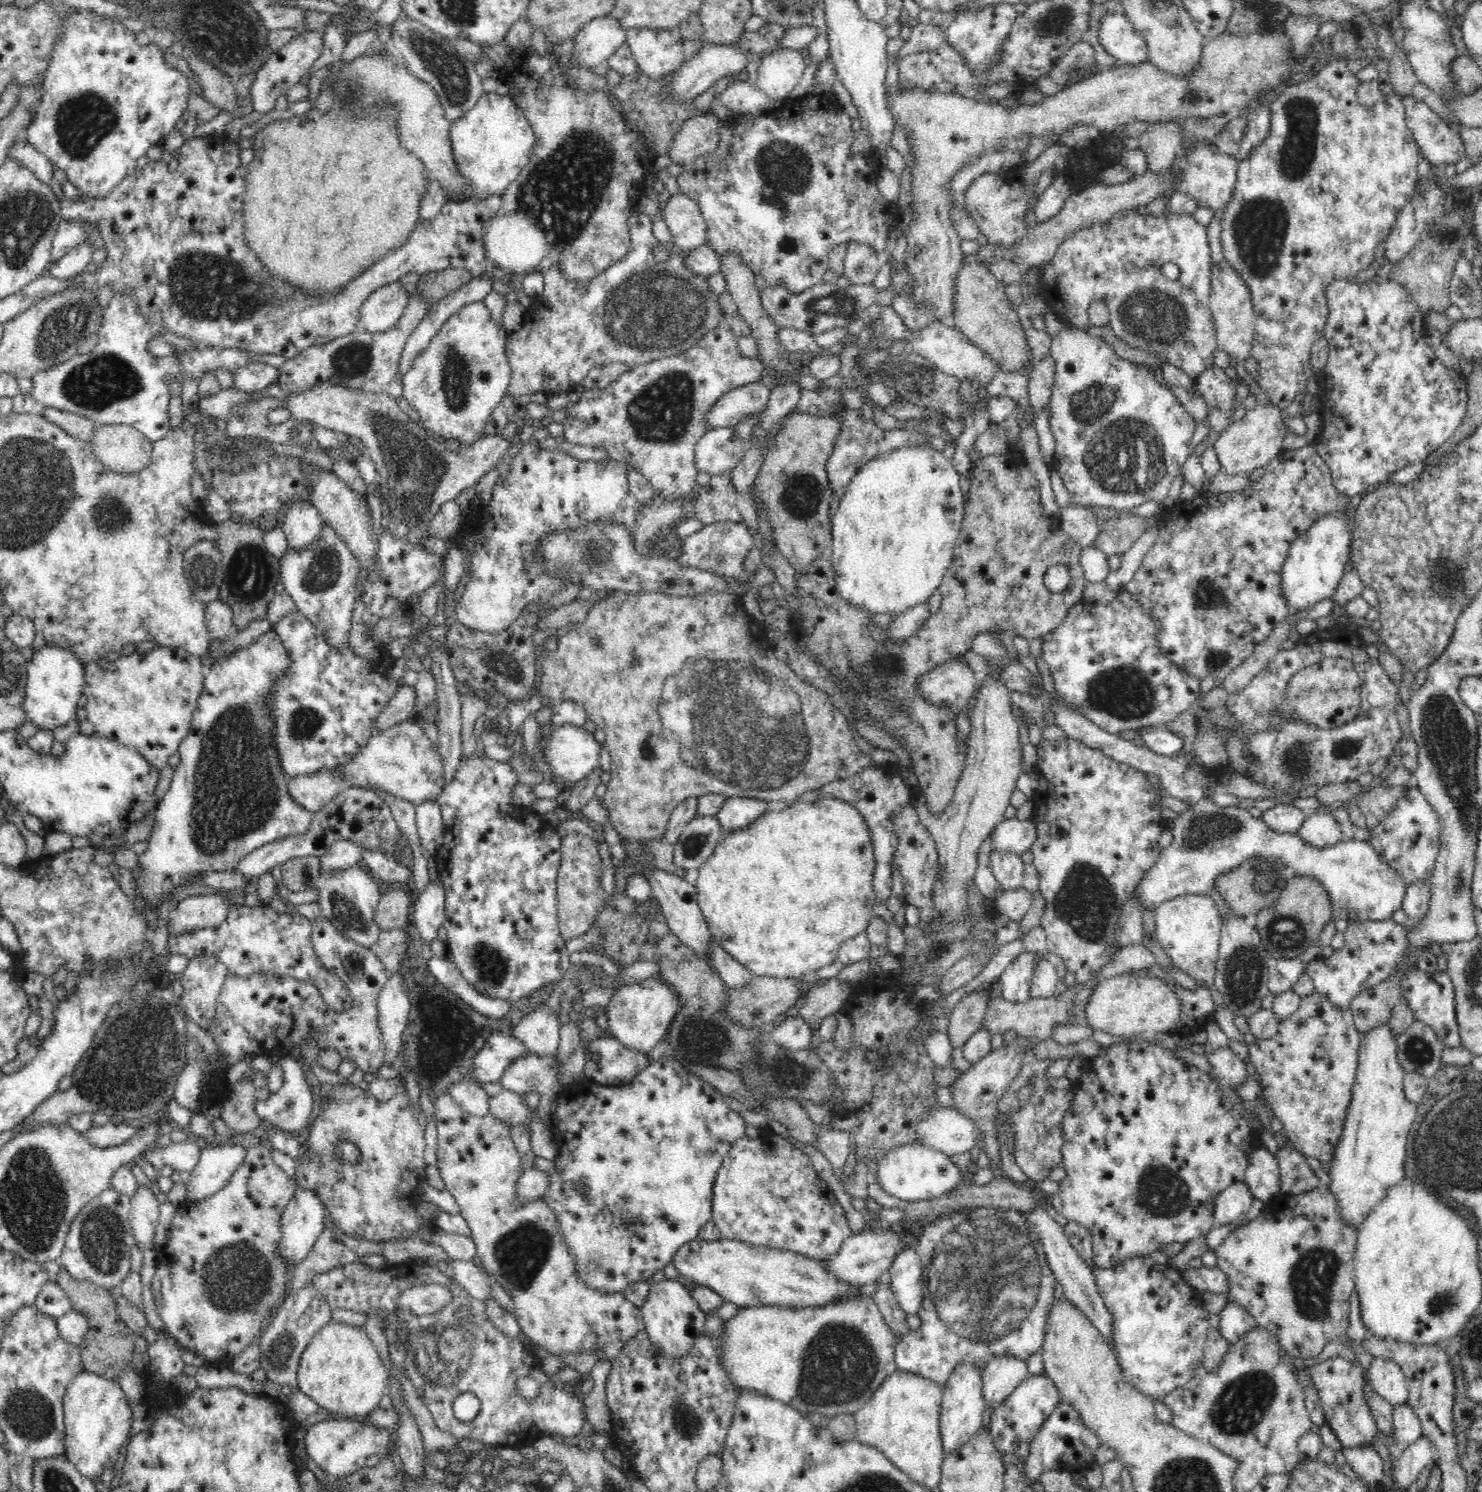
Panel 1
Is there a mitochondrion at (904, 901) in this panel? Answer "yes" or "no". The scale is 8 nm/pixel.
no

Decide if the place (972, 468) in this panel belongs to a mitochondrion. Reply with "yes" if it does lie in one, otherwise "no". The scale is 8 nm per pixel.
no

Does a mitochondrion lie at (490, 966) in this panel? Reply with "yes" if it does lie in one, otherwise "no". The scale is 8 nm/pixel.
yes

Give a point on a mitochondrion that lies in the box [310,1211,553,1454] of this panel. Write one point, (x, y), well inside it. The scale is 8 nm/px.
(449, 1359)

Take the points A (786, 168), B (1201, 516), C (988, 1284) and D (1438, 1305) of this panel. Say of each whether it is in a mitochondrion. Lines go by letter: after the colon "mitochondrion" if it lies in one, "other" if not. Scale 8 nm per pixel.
A: mitochondrion
B: other
C: mitochondrion
D: mitochondrion

